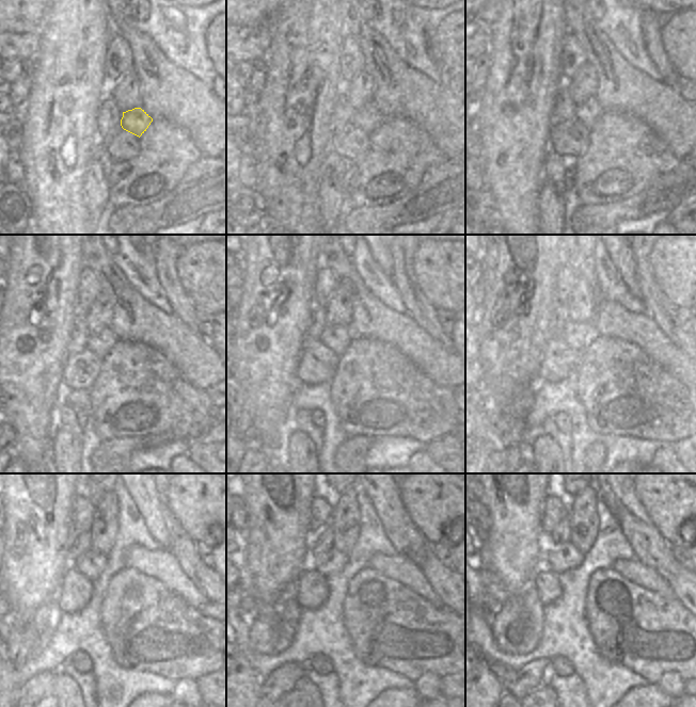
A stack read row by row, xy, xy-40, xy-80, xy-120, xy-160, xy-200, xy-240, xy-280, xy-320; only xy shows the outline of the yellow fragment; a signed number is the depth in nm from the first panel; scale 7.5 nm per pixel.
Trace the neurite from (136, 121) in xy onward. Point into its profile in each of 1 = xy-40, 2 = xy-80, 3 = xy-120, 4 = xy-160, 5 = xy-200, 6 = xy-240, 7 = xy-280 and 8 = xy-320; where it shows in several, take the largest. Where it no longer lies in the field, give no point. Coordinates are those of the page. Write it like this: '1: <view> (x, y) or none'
1: xy-40 (367, 118)
2: xy-80 (587, 112)
3: xy-120 (100, 342)
4: xy-160 (337, 338)
5: xy-200 (575, 335)
6: xy-240 (91, 564)
7: xy-280 (332, 561)
8: xy-320 (560, 557)

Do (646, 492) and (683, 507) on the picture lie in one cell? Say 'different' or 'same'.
same

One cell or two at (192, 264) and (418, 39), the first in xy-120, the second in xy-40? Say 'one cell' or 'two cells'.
two cells

